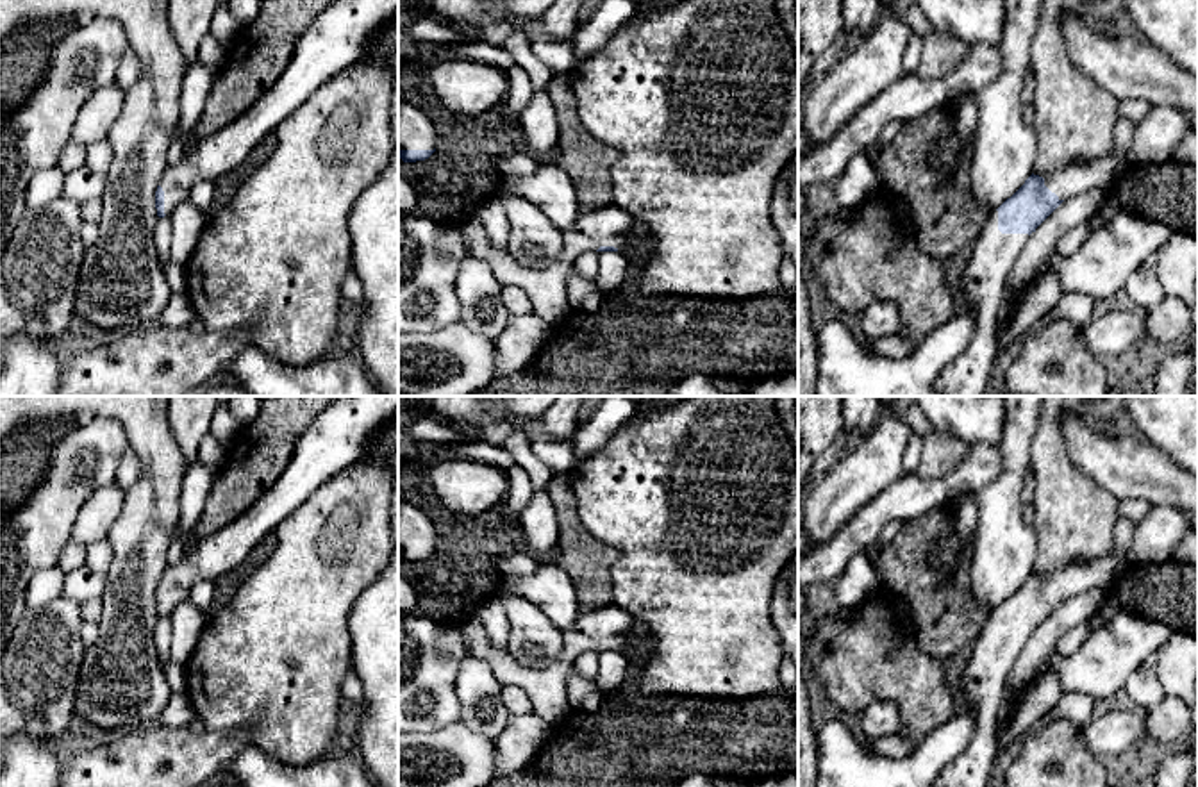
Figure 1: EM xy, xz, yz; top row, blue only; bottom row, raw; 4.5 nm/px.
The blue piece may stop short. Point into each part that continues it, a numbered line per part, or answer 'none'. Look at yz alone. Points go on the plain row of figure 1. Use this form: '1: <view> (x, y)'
1: yz (981, 684)

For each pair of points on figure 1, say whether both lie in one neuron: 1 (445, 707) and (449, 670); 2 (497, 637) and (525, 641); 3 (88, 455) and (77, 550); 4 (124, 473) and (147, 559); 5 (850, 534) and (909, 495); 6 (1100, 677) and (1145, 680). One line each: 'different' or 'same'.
1: same
2: different
3: different
4: different
5: same
6: different

